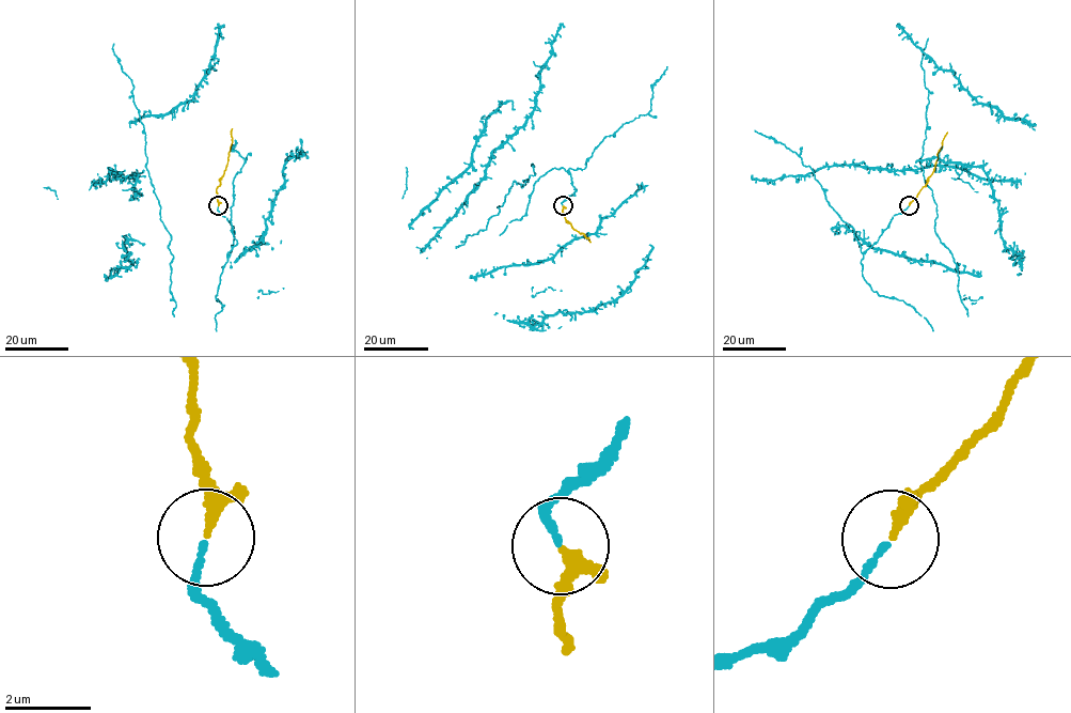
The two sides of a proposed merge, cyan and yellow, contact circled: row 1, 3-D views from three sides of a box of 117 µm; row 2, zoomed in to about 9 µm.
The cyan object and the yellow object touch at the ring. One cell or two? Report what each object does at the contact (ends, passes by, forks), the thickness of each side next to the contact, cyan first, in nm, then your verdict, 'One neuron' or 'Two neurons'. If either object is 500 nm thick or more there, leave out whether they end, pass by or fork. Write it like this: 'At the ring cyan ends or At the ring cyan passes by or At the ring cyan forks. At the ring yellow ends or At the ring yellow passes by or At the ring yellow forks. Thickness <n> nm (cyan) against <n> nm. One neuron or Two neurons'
At the ring cyan ends. At the ring yellow passes by. Thickness 140 nm (cyan) against 170 nm. One neuron

